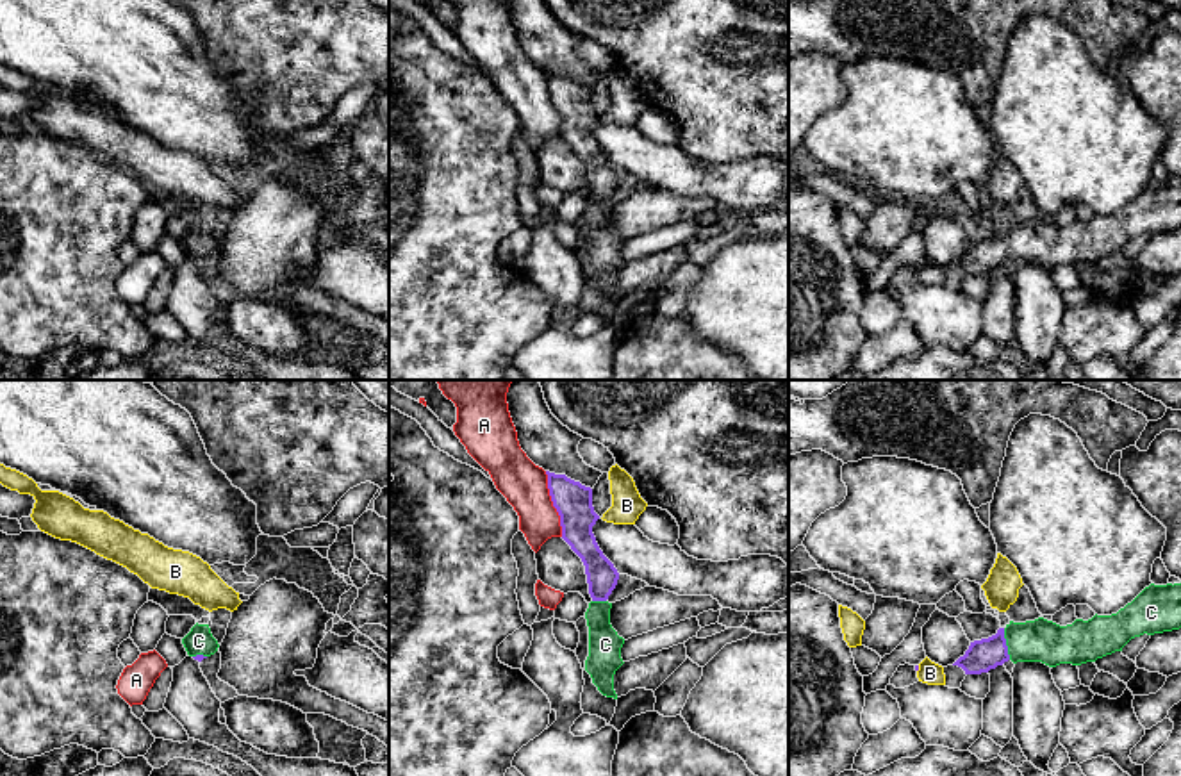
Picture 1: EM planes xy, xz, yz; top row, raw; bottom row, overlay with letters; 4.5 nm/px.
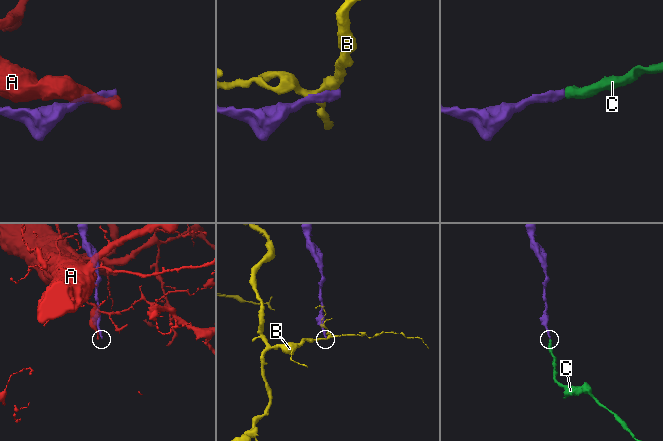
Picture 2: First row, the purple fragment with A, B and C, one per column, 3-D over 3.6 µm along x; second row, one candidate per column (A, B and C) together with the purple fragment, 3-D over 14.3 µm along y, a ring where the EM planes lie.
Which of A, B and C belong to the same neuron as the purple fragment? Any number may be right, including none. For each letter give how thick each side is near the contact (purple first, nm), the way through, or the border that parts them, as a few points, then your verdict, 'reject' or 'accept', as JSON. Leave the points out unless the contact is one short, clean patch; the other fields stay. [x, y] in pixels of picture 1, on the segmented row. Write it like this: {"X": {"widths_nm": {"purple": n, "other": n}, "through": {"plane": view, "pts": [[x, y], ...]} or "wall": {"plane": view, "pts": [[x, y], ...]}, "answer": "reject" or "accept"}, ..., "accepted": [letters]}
{"A": {"widths_nm": {"purple": 170, "other": 200}, "wall": {"plane": "xz", "pts": [[545, 471], [548, 495], [559, 516], [562, 536]]}, "answer": "reject"}, "B": {"widths_nm": {"purple": 20, "other": 100}, "wall": {"plane": "yz", "pts": [[919, 666], [917, 671]]}, "answer": "reject"}, "C": {"widths_nm": {"purple": 140, "other": 190}, "through": {"plane": "yz", "pts": [[987, 653], [1005, 644], [1044, 641]]}, "answer": "accept"}, "accepted": ["C"]}

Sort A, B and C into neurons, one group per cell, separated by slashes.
A / B / C

